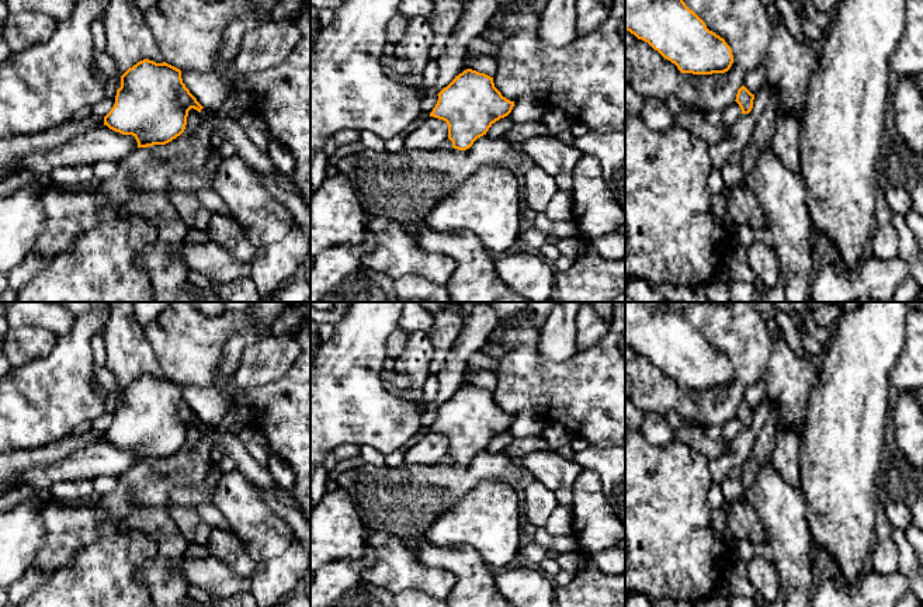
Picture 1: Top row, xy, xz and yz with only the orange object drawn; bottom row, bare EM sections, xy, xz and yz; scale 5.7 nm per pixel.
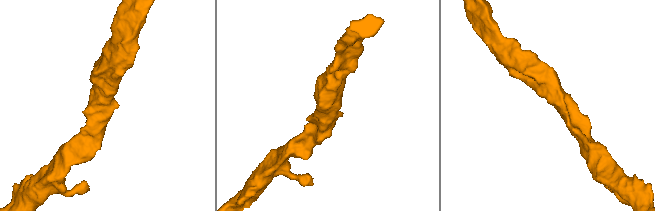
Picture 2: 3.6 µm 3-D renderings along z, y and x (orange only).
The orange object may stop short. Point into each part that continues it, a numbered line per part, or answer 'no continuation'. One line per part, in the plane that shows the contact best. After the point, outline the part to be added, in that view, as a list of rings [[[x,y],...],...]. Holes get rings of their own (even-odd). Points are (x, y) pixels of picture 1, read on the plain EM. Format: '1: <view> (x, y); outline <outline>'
1: xy (232, 447); outline [[[202,423],[199,427],[201,434],[211,438],[214,447],[221,447],[225,457],[235,461],[237,471],[240,471],[251,483],[257,488],[277,493],[284,490],[277,481],[273,478],[270,471],[261,466],[246,450],[237,434],[223,433],[218,430],[218,426],[209,426]]]

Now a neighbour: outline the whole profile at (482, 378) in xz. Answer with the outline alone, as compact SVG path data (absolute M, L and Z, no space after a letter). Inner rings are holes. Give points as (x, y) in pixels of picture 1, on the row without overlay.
M465 370L464 379L472 385L476 385L479 388L485 388L490 392L495 392L497 388L497 377L496 372L487 371L487 370Z

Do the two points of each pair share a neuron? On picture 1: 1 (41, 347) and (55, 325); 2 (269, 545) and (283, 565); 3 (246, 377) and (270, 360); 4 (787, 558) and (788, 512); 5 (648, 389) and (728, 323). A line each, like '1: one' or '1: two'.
1: two
2: two
3: one
4: one
5: one

